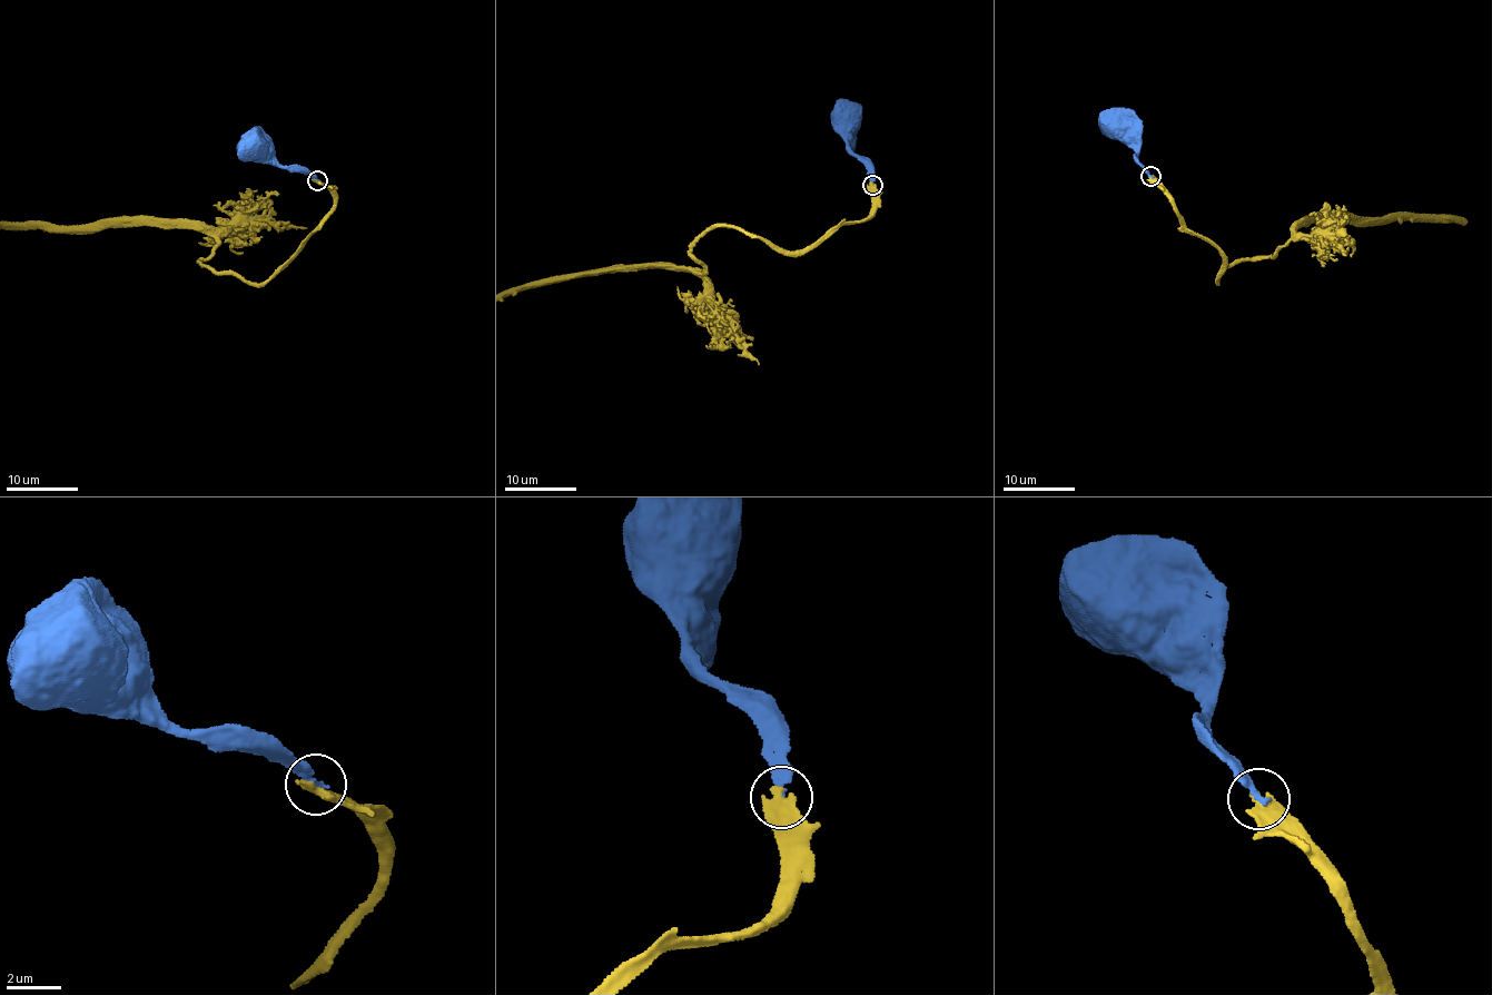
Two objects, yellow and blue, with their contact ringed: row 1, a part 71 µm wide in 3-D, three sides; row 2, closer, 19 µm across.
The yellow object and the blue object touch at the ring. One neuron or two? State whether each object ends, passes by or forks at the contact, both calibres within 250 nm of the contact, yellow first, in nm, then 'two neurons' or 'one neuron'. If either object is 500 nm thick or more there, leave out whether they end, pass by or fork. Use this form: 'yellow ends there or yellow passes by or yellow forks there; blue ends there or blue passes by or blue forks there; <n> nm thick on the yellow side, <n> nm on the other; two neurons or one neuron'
500 nm thick on the yellow side, 240 nm on the other; two neurons

